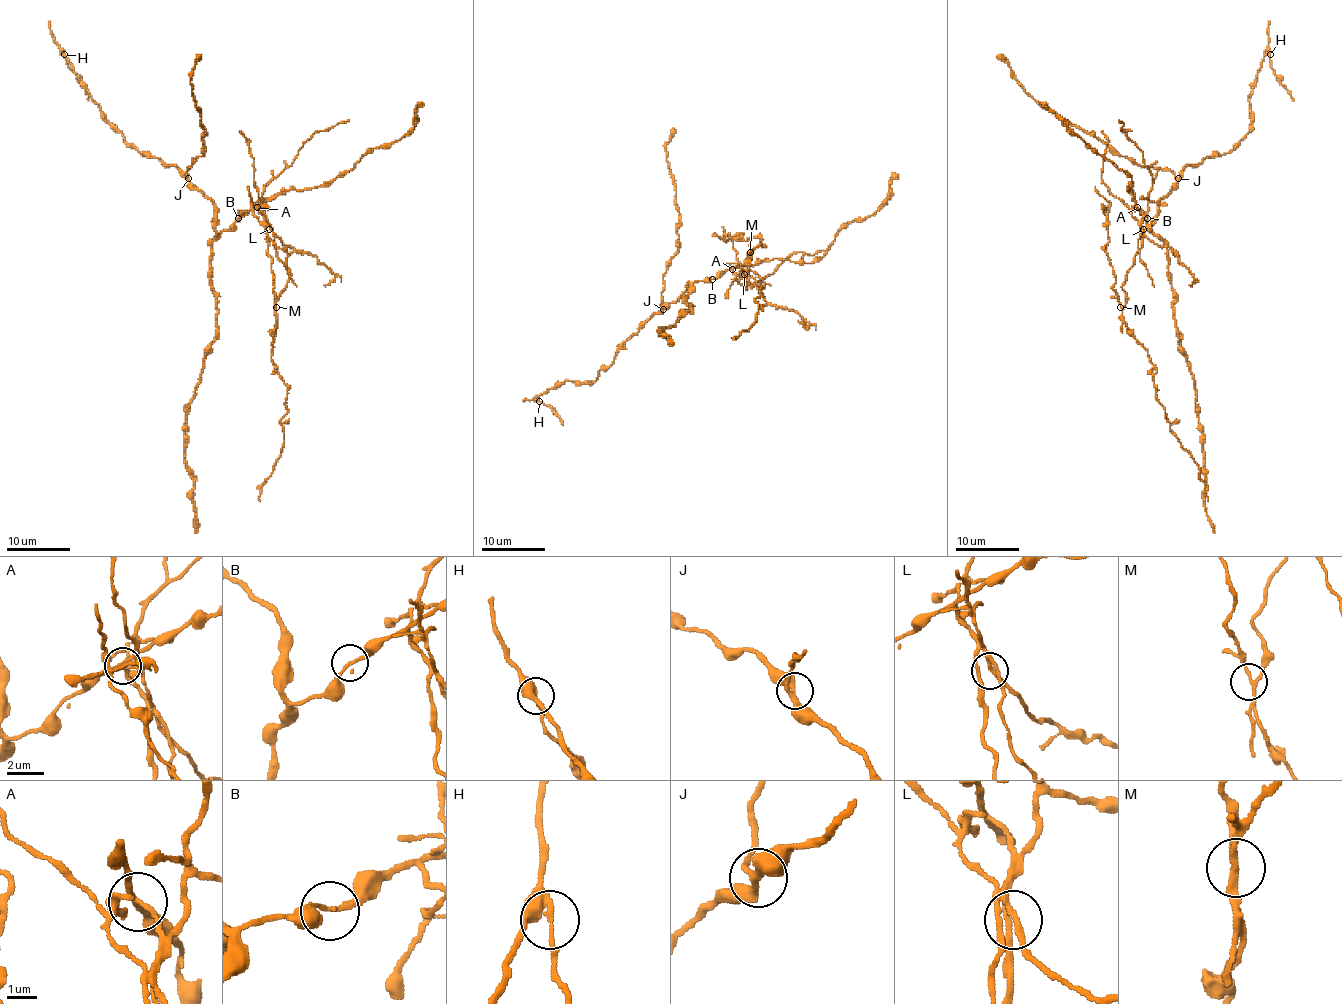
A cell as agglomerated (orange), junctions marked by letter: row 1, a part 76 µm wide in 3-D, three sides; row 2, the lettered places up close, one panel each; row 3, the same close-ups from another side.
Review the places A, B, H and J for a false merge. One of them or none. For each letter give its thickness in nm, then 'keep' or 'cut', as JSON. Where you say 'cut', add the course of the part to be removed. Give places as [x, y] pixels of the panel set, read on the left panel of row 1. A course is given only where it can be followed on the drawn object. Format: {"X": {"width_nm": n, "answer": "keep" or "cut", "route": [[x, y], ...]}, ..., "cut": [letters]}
{"A": {"width_nm": 180, "answer": "cut", "route": [[257, 207], [265, 220], [276, 298], [271, 361], [287, 387], [281, 455], [261, 487], [260, 501]]}, "B": {"width_nm": 160, "answer": "keep"}, "H": {"width_nm": 320, "answer": "keep"}, "J": {"width_nm": 300, "answer": "keep"}, "cut": ["A"]}

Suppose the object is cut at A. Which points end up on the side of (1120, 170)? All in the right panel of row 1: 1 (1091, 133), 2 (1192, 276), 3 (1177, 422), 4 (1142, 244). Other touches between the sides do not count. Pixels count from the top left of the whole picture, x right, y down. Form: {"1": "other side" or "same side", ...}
{"1": "same side", "2": "other side", "3": "other side", "4": "other side"}

